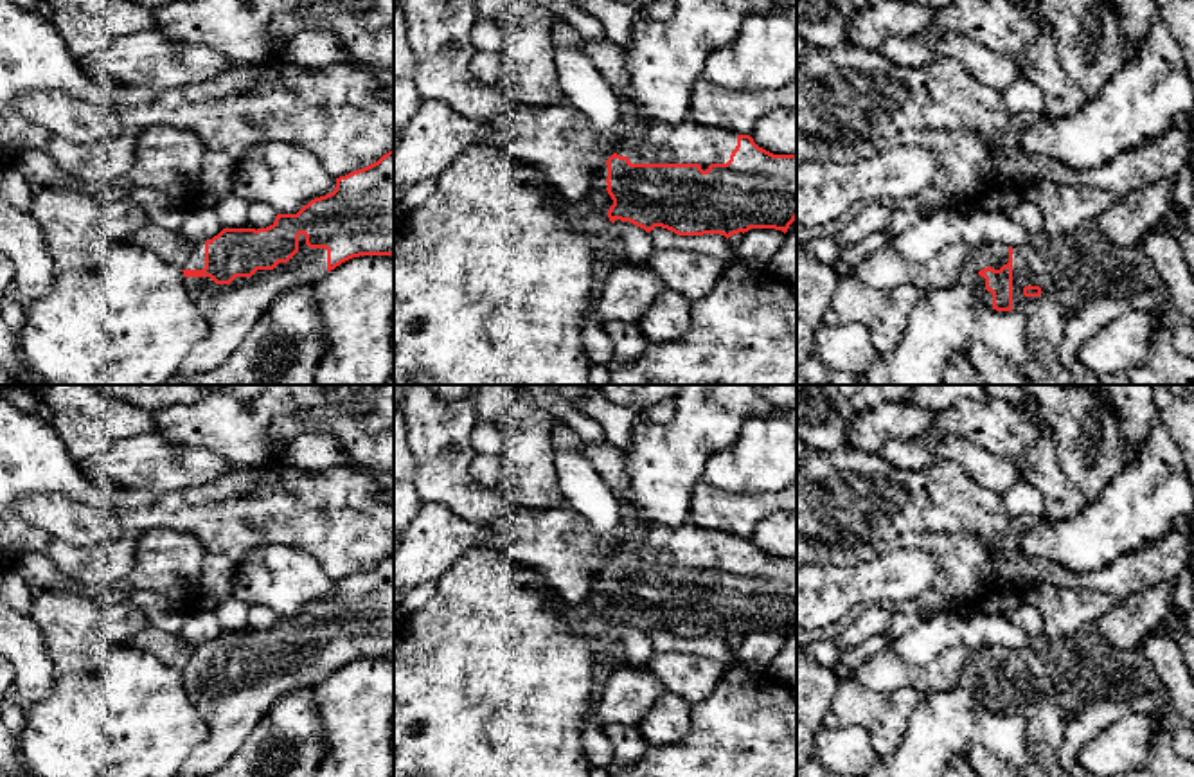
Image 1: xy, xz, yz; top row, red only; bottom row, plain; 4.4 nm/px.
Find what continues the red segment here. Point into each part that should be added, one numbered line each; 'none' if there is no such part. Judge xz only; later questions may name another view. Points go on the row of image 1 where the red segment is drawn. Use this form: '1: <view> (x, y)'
1: xz (686, 142)

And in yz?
1: yz (986, 254)

